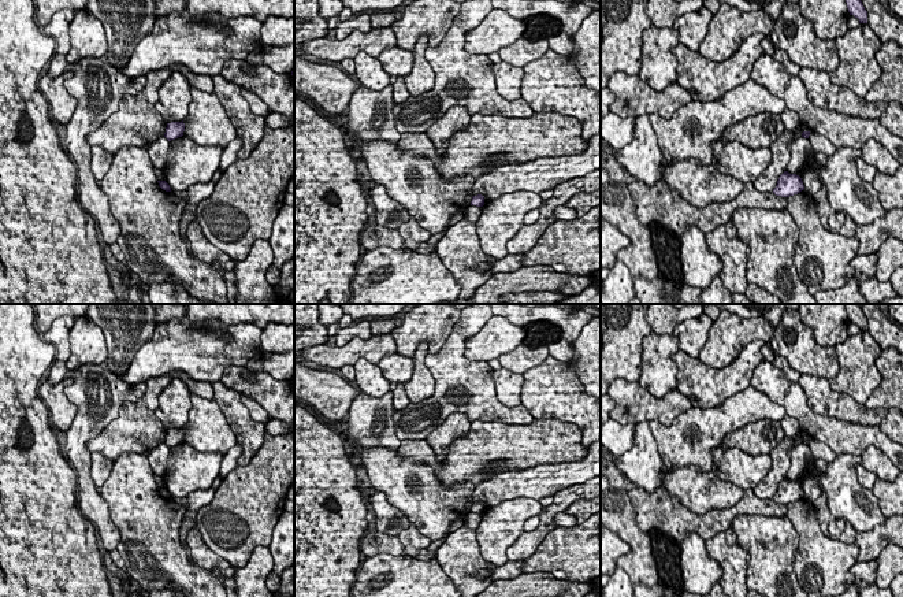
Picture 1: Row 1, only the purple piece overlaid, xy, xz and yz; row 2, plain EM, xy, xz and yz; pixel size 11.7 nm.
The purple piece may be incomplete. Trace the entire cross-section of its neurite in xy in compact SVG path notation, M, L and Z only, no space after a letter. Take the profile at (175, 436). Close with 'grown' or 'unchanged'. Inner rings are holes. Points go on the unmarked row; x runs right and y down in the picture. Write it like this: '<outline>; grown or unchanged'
M183 427L182 429L171 429L171 430L167 430L164 444L168 448L171 448L171 446L175 446L178 444L182 444L183 438L185 438Z; unchanged

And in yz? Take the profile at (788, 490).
M784 478L780 482L776 494L773 496L773 500L776 503L789 504L800 500L802 497L804 497L802 485L796 481L789 481L788 478Z; unchanged

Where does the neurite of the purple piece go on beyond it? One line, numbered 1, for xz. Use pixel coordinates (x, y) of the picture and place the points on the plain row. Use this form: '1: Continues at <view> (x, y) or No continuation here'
1: No continuation here

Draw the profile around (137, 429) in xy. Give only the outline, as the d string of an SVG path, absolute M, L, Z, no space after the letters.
M170 374L148 379L144 394L134 403L125 401L119 416L88 442L89 452L100 452L115 461L122 453L148 457L160 444L164 444L167 430L155 411L159 407L159 394L171 381Z

